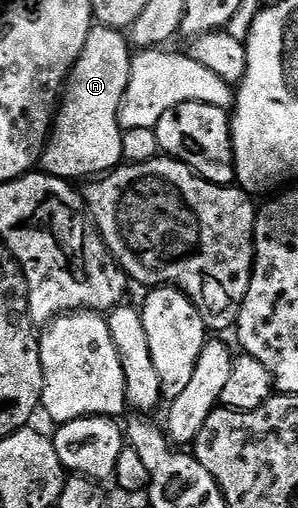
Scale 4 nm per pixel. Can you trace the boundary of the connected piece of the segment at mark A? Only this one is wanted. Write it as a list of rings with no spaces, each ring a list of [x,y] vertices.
[[[92,27],[82,54],[78,54],[78,62],[74,62],[64,82],[52,131],[40,156],[39,167],[48,175],[69,182],[87,181],[120,167],[124,134],[118,122],[118,110],[130,82],[133,55],[129,37],[121,29]]]

